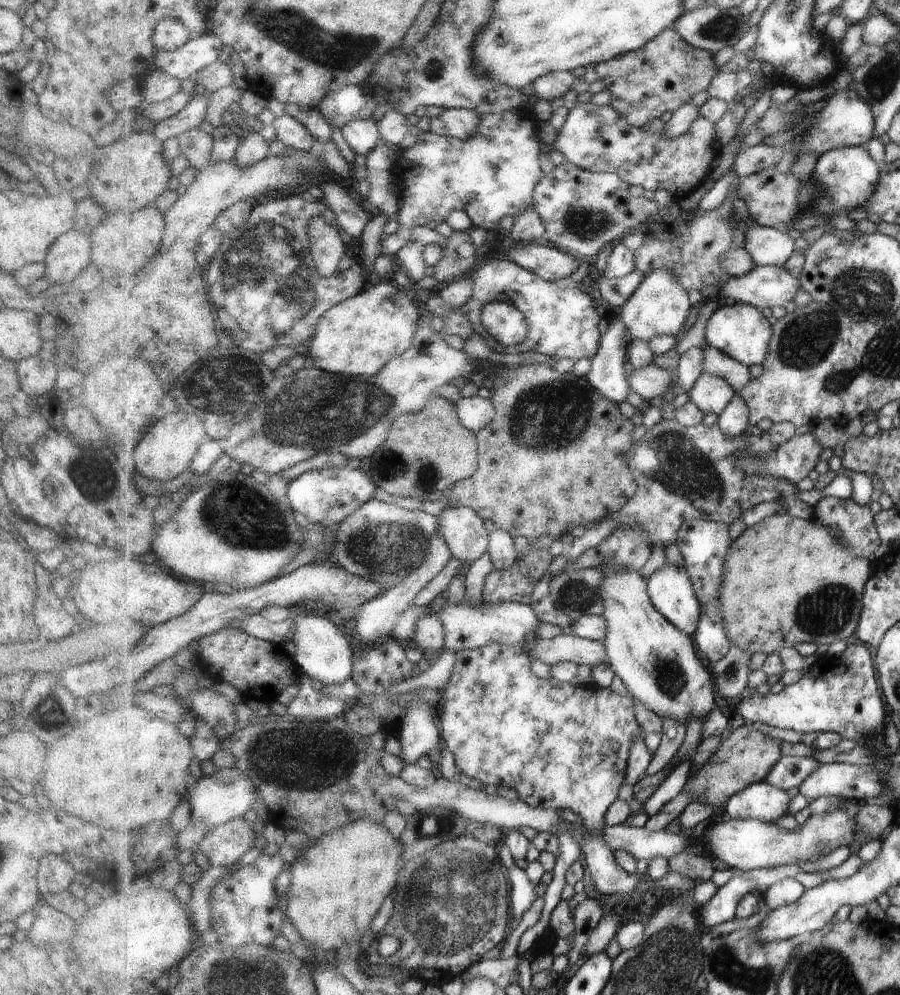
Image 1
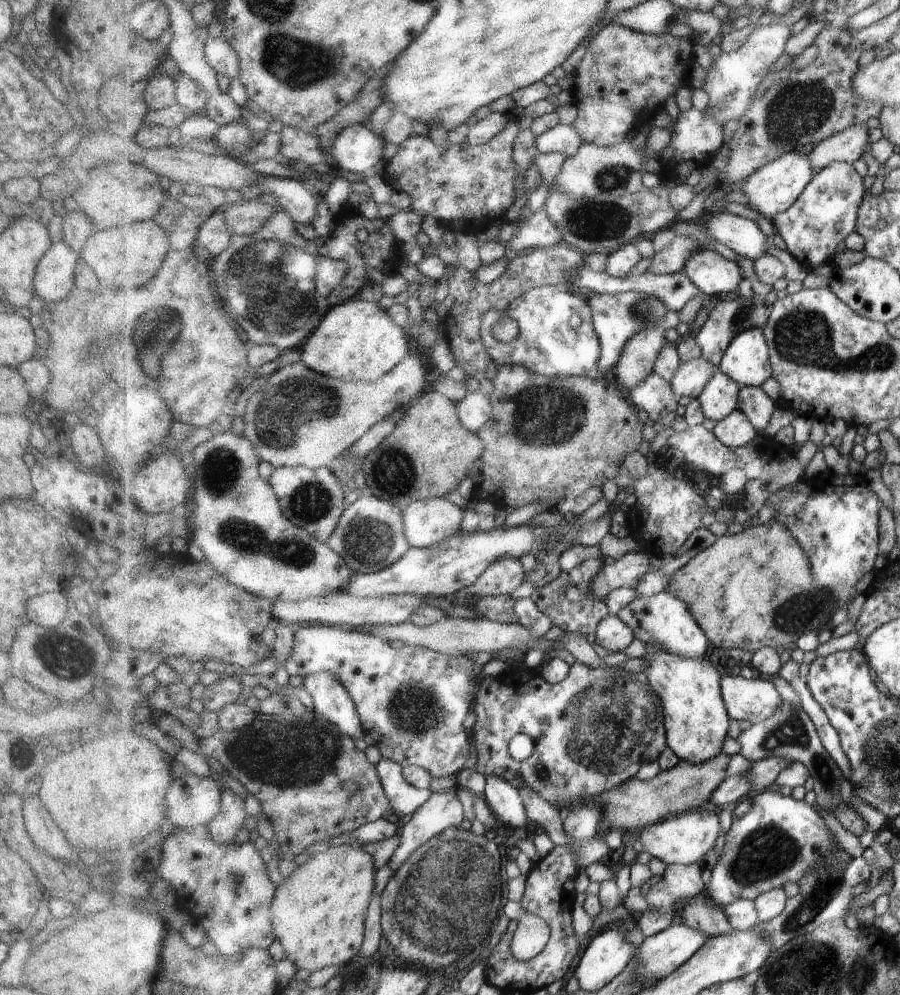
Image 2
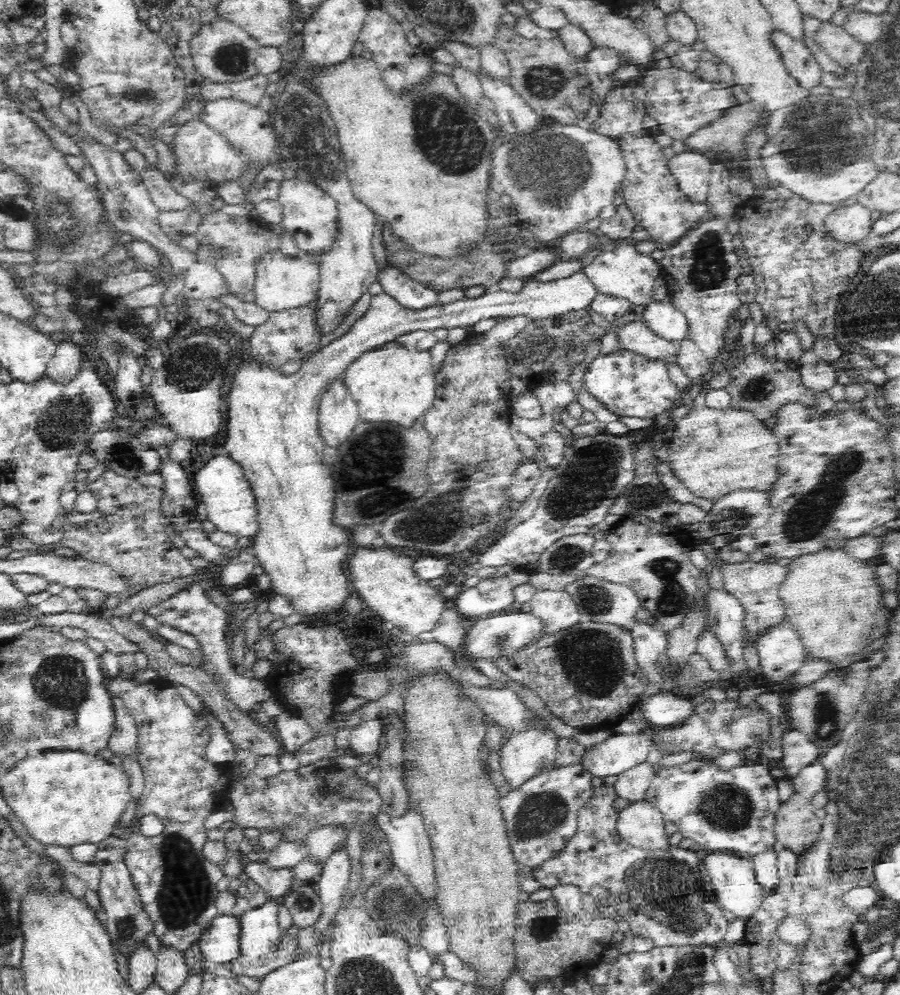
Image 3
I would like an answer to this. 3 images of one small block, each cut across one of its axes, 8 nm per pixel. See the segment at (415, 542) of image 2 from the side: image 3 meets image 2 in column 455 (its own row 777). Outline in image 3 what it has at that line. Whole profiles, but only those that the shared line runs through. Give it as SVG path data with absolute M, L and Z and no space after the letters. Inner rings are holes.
M532 725L522 734L514 734L498 750L502 775L510 792L520 790L538 774L555 768L557 736L552 731Z

